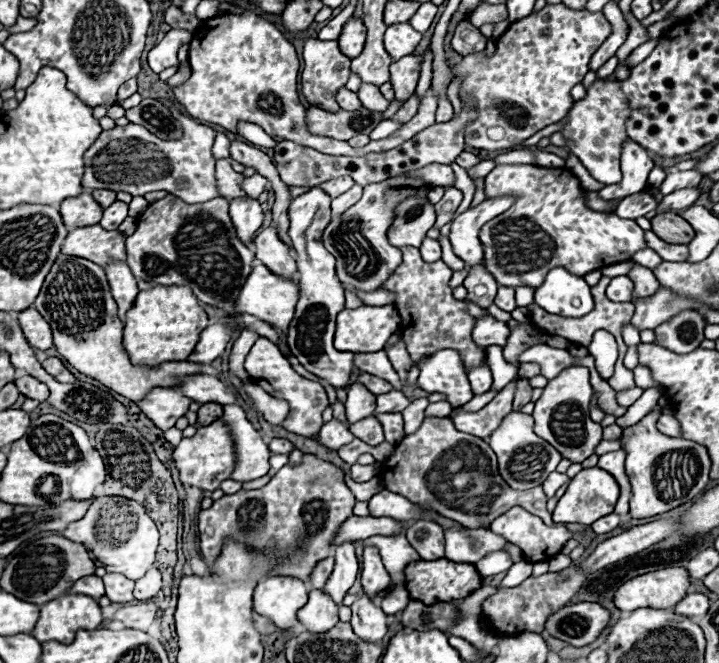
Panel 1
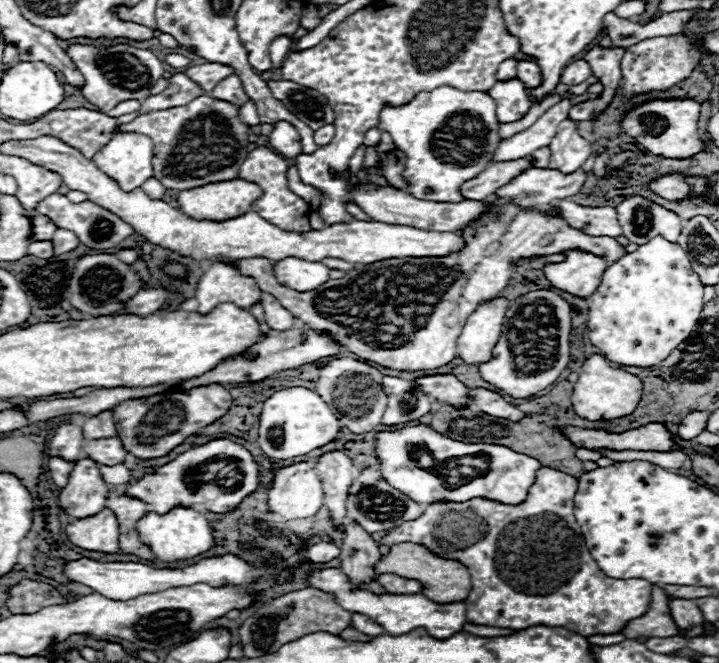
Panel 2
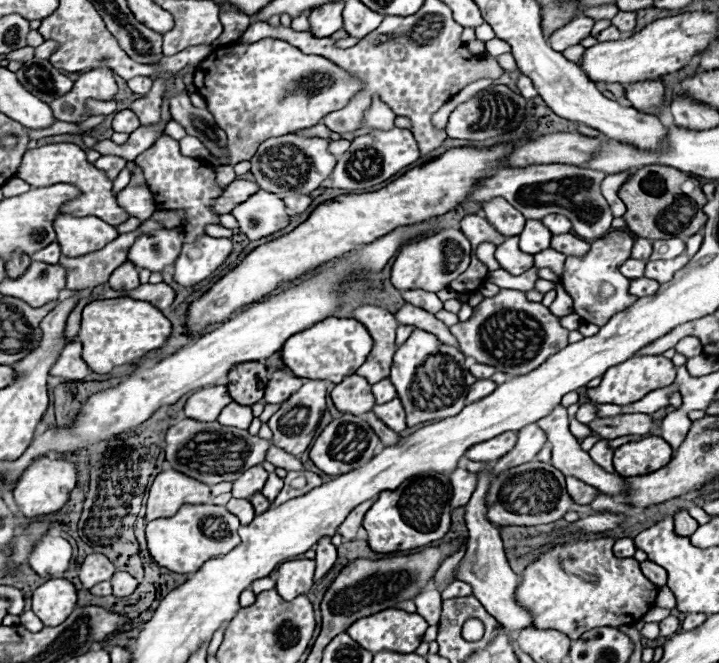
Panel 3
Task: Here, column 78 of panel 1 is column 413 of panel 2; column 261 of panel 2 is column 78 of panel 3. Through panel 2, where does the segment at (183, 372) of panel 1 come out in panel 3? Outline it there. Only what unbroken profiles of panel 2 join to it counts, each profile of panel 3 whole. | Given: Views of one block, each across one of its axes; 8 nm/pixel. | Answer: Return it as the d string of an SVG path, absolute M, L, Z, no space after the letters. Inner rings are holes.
M148 218L140 228L128 234L120 234L116 240L106 244L98 252L90 252L80 258L60 258L60 264L66 266L66 288L68 290L84 290L94 288L98 284L106 284L110 274L128 260L128 250L136 242L136 238L144 232L158 230L164 224Z

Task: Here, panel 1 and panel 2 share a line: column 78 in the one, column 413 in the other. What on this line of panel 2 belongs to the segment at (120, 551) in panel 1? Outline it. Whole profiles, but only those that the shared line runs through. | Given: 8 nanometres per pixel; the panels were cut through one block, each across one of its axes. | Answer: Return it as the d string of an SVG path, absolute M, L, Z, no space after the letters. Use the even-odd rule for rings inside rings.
M540 468L536 480L528 490L528 498L522 504L506 506L486 498L470 498L466 502L434 502L428 504L424 514L416 520L402 522L400 526L386 530L378 544L394 546L400 542L422 544L436 556L446 560L462 562L472 576L472 590L464 604L468 606L468 620L482 626L514 628L522 630L528 626L562 626L580 636L592 634L616 634L624 622L646 612L650 604L652 584L640 578L618 580L608 578L594 558L590 556L580 526L574 520L574 494L578 480L552 470Z

